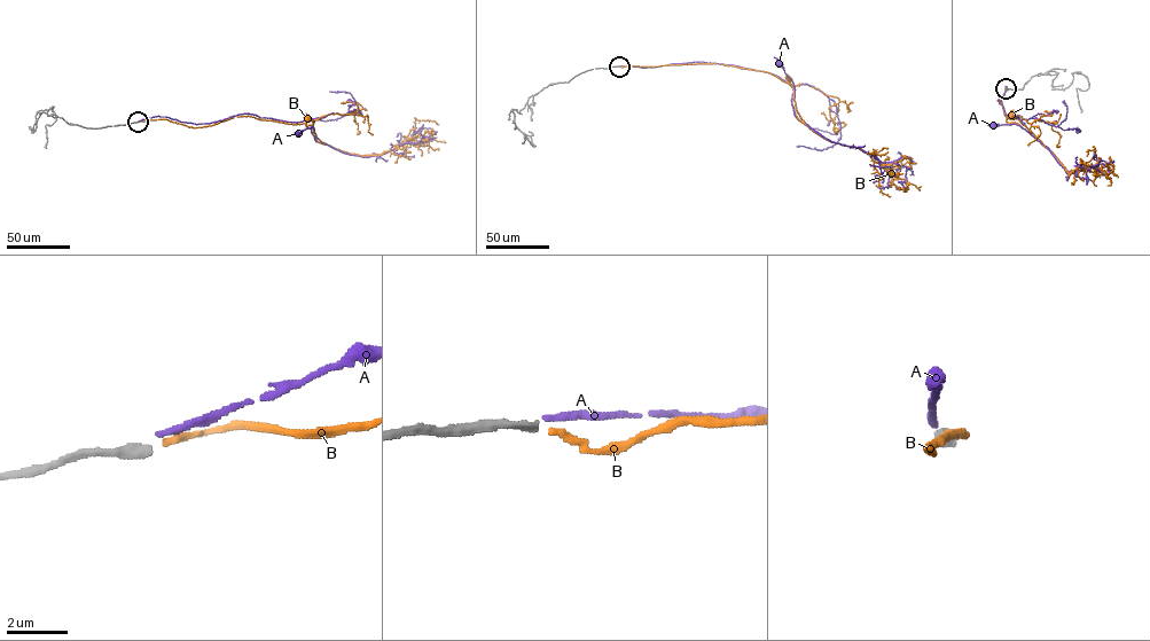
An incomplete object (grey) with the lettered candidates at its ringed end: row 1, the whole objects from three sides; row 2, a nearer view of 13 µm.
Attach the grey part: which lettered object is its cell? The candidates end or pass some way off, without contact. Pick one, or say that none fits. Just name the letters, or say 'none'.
B

